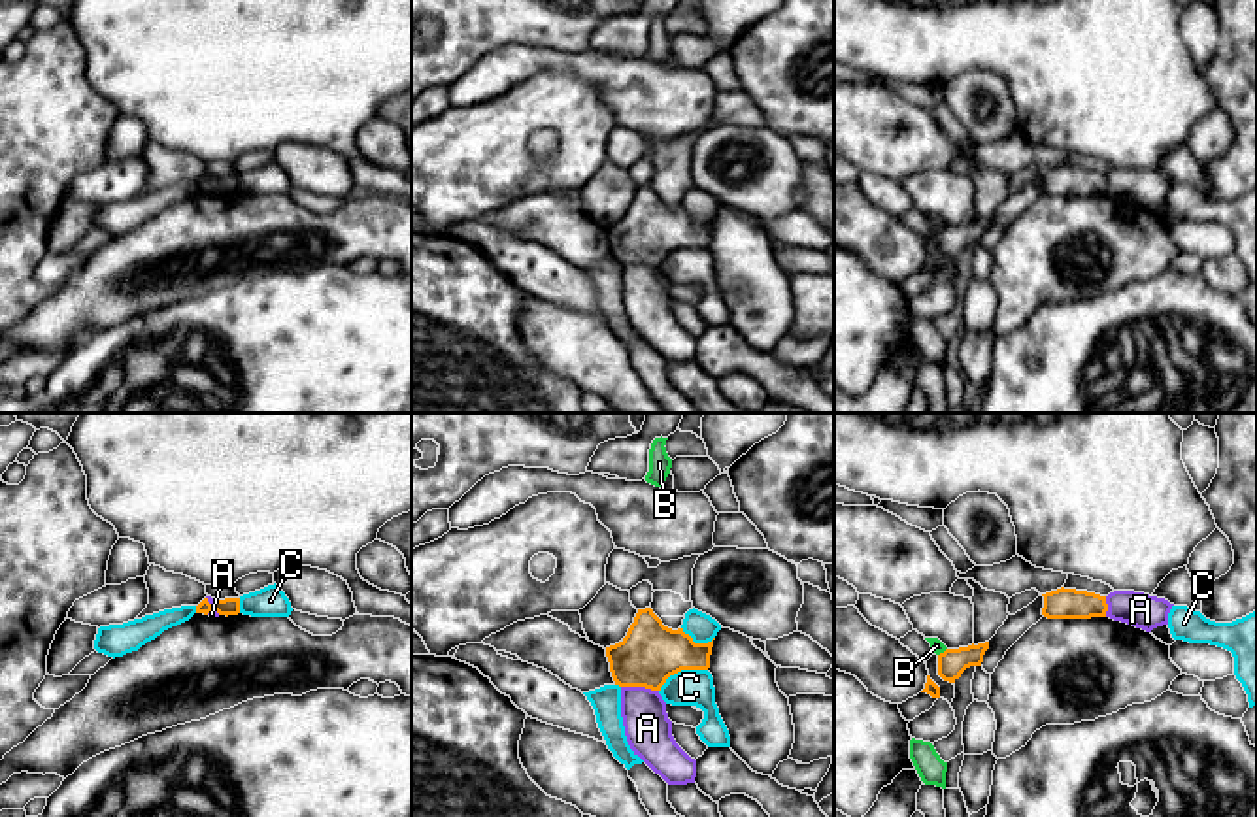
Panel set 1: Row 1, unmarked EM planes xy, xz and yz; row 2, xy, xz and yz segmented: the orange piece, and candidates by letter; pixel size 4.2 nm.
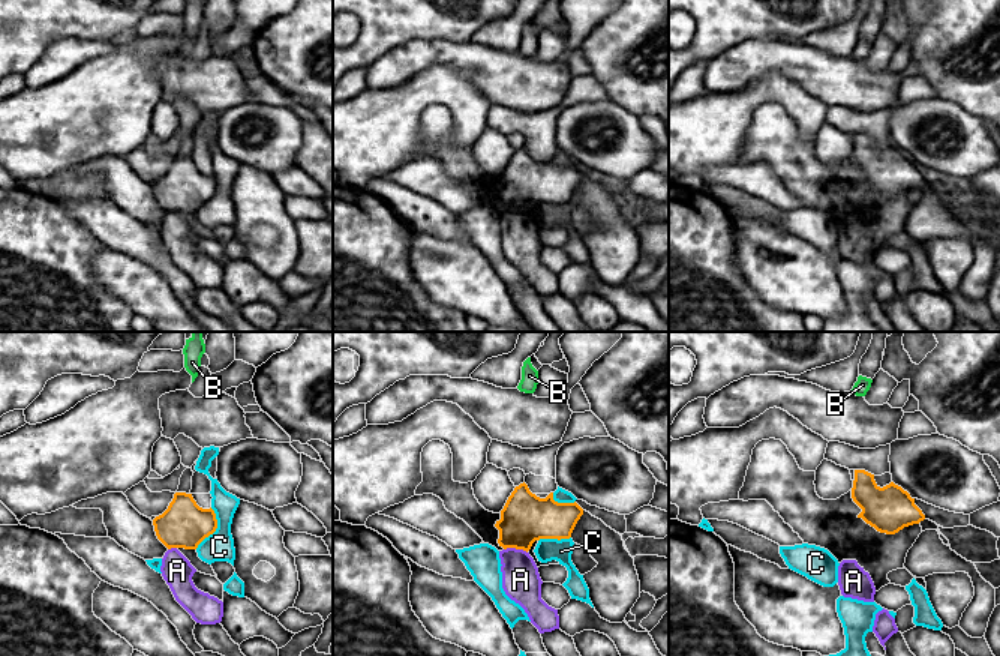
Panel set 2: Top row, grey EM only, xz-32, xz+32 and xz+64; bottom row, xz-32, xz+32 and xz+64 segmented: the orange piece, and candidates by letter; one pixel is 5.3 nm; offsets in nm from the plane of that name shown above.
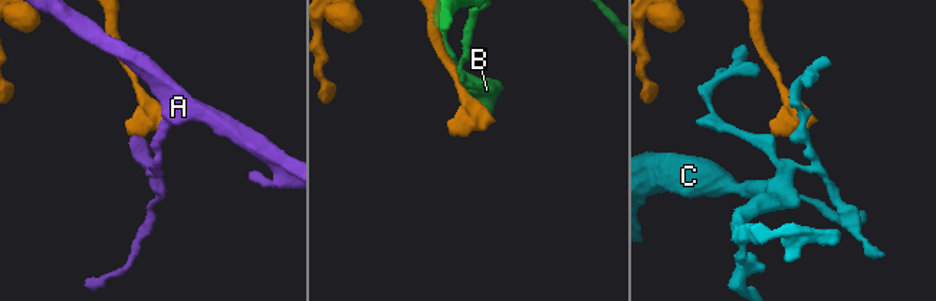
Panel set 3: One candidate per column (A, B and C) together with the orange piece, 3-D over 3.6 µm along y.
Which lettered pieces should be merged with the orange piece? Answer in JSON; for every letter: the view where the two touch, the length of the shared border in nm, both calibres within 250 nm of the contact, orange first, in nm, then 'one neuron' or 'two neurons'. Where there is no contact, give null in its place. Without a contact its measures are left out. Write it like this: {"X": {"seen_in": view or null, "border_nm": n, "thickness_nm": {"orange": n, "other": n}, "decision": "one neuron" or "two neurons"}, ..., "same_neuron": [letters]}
{"A": {"seen_in": "xz", "border_nm": 160, "thickness_nm": {"orange": 260, "other": 200}, "decision": "two neurons"}, "B": {"seen_in": "yz", "border_nm": 50, "thickness_nm": {"orange": 120, "other": 50}, "decision": "two neurons"}, "C": {"seen_in": "xz", "border_nm": 220, "thickness_nm": {"orange": 260, "other": 160}, "decision": "two neurons"}, "same_neuron": []}

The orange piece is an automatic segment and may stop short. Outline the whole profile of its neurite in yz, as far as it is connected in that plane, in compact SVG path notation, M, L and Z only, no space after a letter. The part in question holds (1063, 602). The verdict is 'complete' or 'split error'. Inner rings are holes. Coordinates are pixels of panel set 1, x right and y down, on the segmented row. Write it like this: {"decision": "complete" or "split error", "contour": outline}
{"decision": "complete", "contour": "M1061 587L1042 596L1042 615L1048 619L1091 619L1106 617L1108 611L1106 596L1087 591Z"}

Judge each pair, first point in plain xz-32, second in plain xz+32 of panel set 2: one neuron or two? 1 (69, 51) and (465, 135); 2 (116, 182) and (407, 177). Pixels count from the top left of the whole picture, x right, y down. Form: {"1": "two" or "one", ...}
{"1": "two", "2": "one"}

